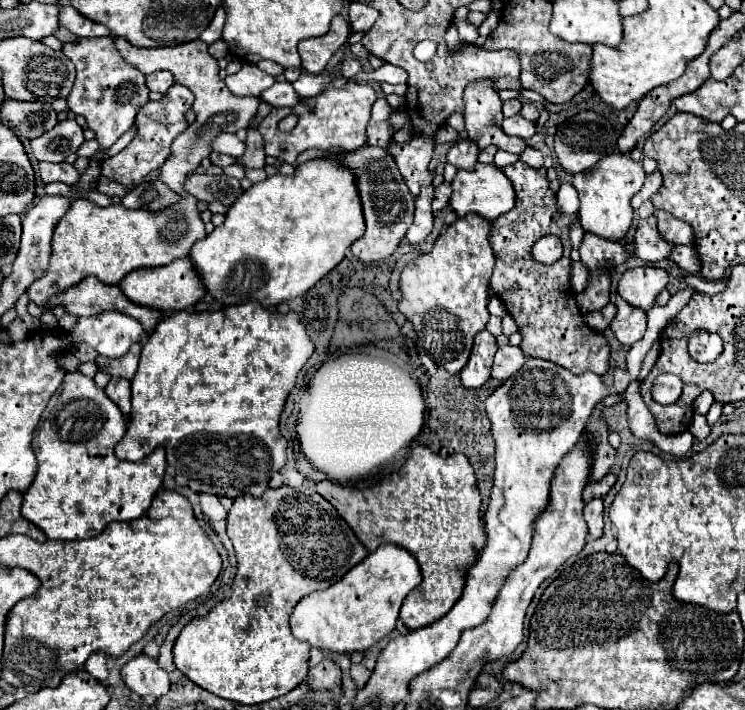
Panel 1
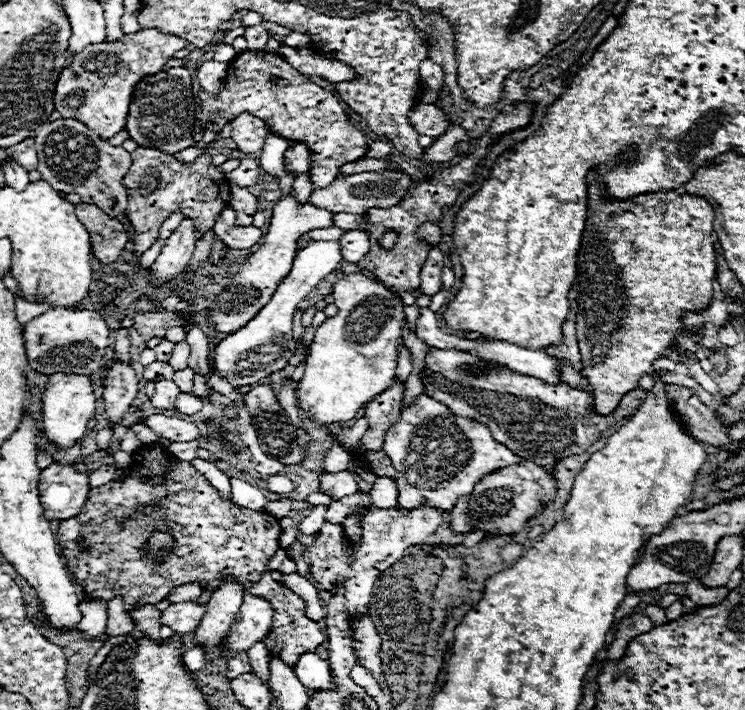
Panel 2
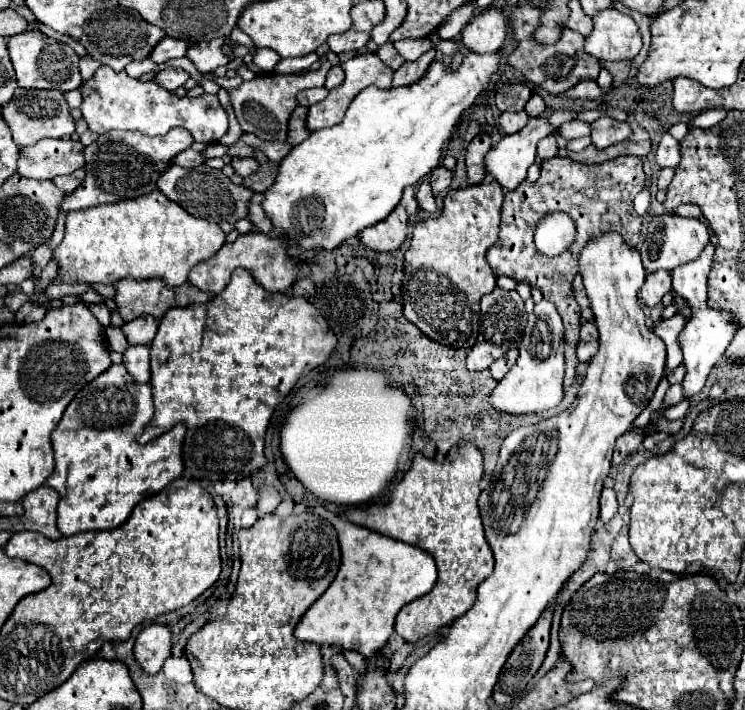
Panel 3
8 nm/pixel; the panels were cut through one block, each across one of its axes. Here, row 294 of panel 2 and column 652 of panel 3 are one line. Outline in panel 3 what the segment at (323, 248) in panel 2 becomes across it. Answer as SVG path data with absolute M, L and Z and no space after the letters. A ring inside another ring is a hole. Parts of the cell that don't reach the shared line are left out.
M652 272L646 276L646 282L640 290L640 298L646 306L660 304L662 296L672 292L672 274L670 272Z

